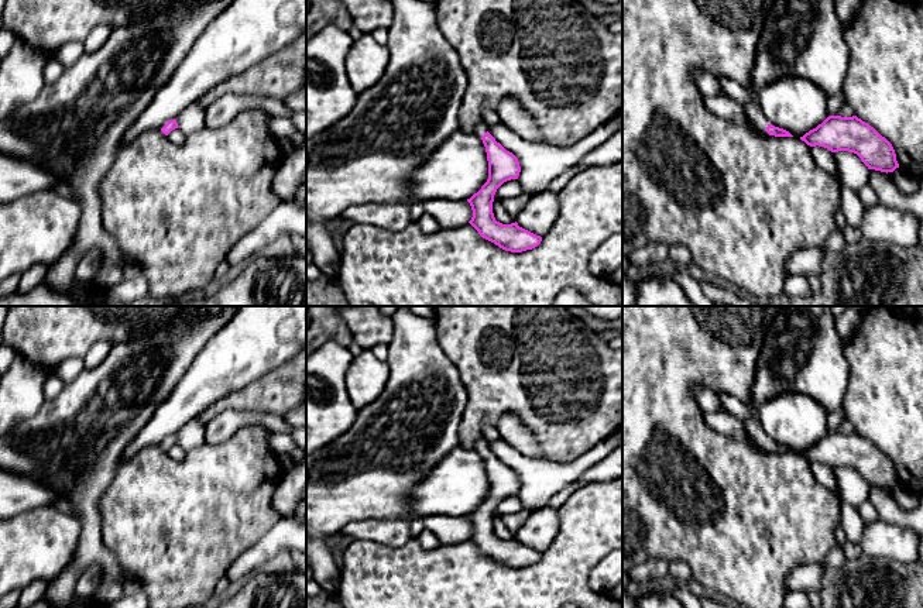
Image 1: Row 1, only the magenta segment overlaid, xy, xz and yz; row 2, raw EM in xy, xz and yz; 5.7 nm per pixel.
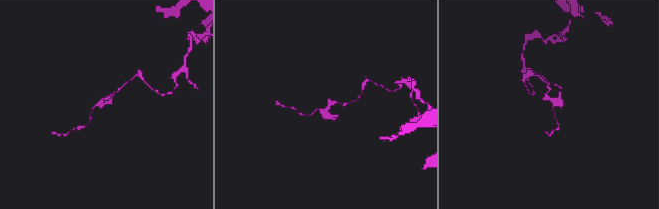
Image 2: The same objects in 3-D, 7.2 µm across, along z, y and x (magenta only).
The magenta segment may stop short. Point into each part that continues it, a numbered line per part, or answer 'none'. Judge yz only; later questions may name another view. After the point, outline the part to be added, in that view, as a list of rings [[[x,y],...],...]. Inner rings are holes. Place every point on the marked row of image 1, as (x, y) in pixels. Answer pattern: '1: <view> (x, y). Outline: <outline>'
1: yz (752, 110). Outline: [[[756,102],[742,104],[742,109],[747,117],[752,121],[752,124],[759,130],[766,130],[768,121],[762,114],[762,110]]]

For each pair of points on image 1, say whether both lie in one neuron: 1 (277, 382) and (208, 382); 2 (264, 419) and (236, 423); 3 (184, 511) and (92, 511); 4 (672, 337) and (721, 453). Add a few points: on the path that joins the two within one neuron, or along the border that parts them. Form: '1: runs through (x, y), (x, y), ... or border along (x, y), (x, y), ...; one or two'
1: border along (281, 364), (223, 397); two
2: runs through (257, 419), (243, 419); one
3: border along (113, 480), (100, 504), (103, 543); two
4: runs through (672, 367), (672, 406), (692, 426); one

